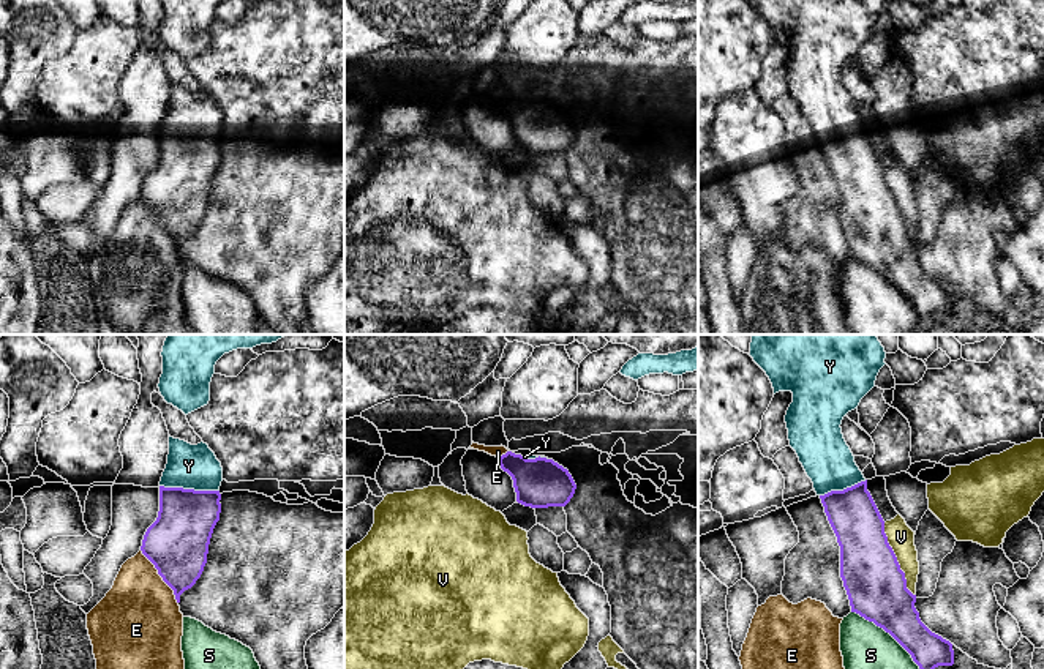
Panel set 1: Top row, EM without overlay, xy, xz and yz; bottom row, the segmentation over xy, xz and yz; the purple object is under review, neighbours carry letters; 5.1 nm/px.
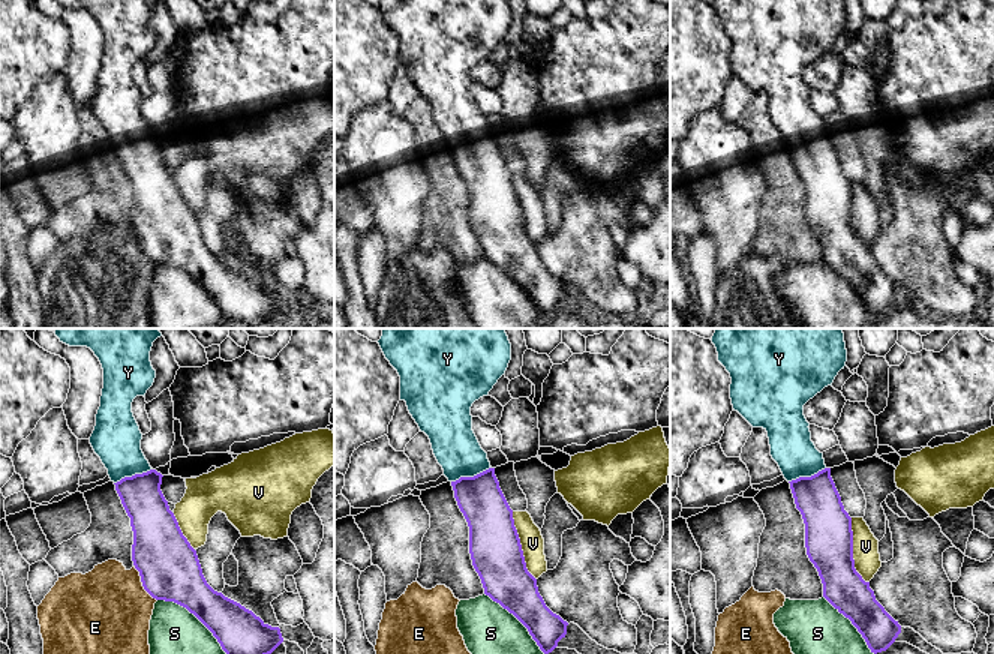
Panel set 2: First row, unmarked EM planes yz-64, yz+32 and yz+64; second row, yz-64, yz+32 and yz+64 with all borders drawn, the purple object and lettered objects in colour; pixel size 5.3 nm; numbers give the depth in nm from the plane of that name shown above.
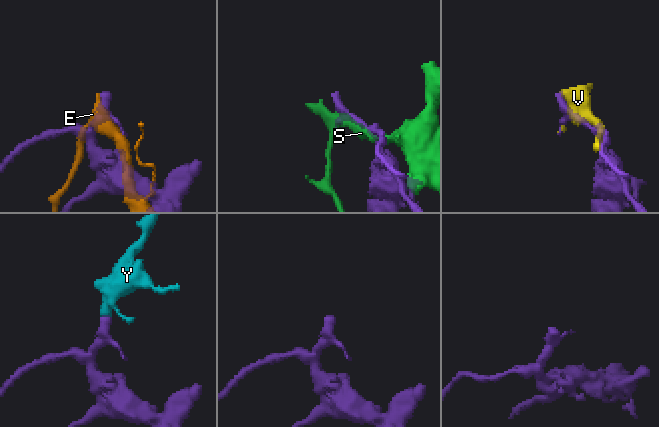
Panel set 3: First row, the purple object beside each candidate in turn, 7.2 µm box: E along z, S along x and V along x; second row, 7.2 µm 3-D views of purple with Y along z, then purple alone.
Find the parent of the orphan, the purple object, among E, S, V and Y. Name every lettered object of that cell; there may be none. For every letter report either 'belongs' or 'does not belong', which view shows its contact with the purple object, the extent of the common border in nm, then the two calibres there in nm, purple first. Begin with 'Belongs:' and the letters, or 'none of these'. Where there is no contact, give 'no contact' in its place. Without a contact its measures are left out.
Belongs: Y
E: does not belong | xy | 340 nm | 320/420 nm
S: does not belong | yz | 460 nm | 300/240 nm
V: does not belong | yz | 400 nm | 300/140 nm
Y: belongs | xy | 300 nm | 300/220 nm

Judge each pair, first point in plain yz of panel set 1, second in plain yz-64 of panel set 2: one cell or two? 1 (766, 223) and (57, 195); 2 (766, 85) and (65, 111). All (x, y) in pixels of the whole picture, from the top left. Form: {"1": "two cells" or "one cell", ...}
{"1": "one cell", "2": "two cells"}

